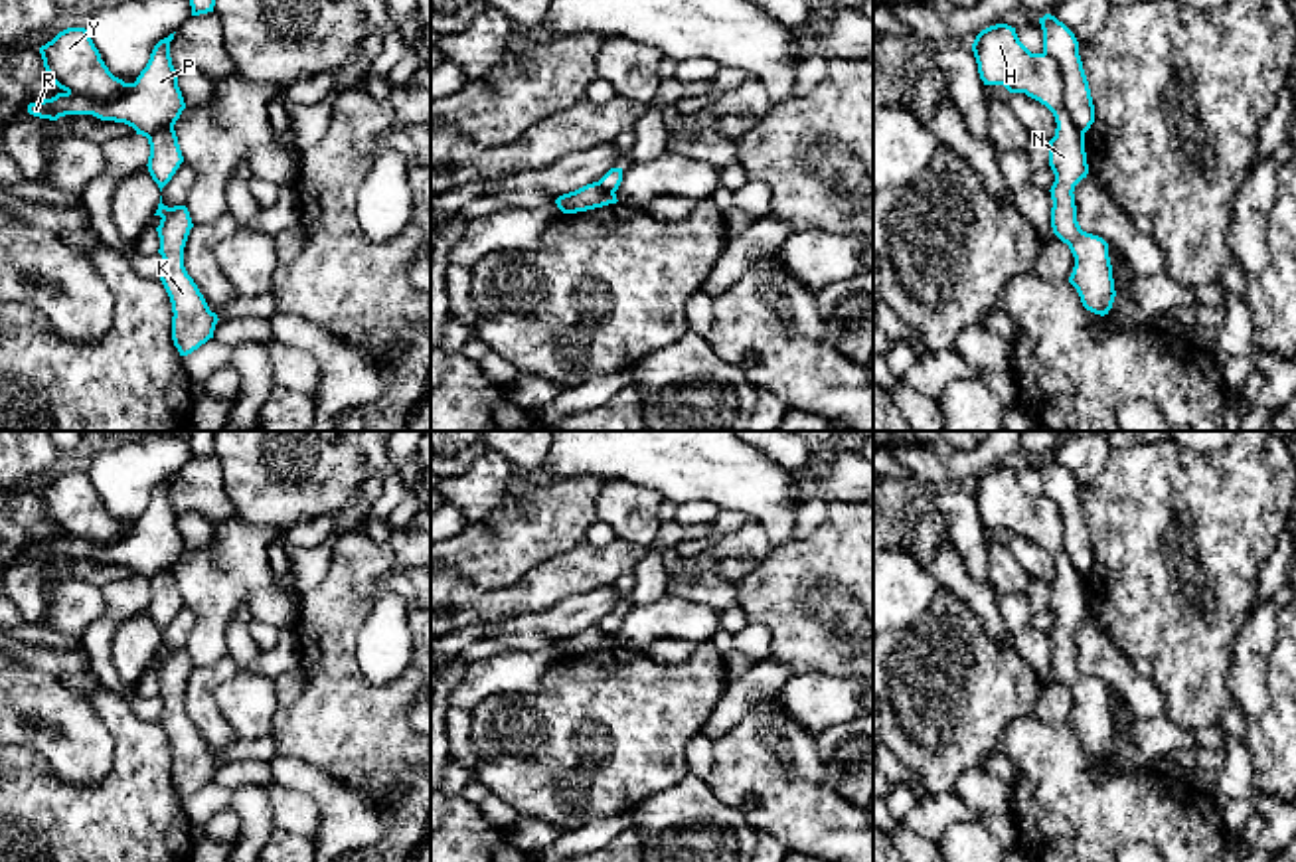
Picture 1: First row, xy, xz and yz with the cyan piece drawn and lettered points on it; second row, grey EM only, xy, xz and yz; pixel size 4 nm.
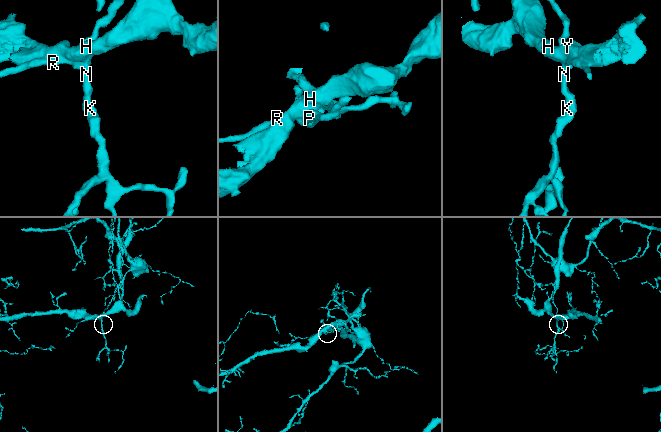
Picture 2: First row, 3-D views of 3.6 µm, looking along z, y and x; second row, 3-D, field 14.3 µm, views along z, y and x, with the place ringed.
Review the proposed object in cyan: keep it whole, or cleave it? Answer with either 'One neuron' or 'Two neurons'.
Two neurons

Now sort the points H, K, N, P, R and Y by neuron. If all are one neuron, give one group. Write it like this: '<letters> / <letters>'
H K N Y / P R

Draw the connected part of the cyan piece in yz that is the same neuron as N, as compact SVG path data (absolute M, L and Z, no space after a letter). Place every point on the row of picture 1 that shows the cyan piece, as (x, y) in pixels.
M996 24L982 30L972 51L984 85L1004 85L1010 93L1025 93L1045 105L1057 123L1049 140L1049 166L1055 174L1051 186L1051 227L1069 245L1075 267L1069 283L1077 289L1081 302L1094 314L1108 314L1116 291L1108 243L1081 229L1077 221L1075 186L1087 178L1089 164L1085 134L1069 121L1063 107L1063 71L1059 63L1043 53L1031 53L1017 38L1015 28Z

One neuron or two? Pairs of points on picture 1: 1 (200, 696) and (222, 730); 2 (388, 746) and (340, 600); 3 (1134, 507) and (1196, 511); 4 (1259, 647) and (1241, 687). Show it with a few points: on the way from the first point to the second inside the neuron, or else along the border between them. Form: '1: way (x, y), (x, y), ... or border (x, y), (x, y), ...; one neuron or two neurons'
1: way (200, 704), (214, 722); one neuron
2: way (352, 710), (336, 694), (336, 635); one neuron
3: way (1150, 507), (1174, 505), (1180, 511); one neuron
4: way (1251, 657), (1249, 677); one neuron

